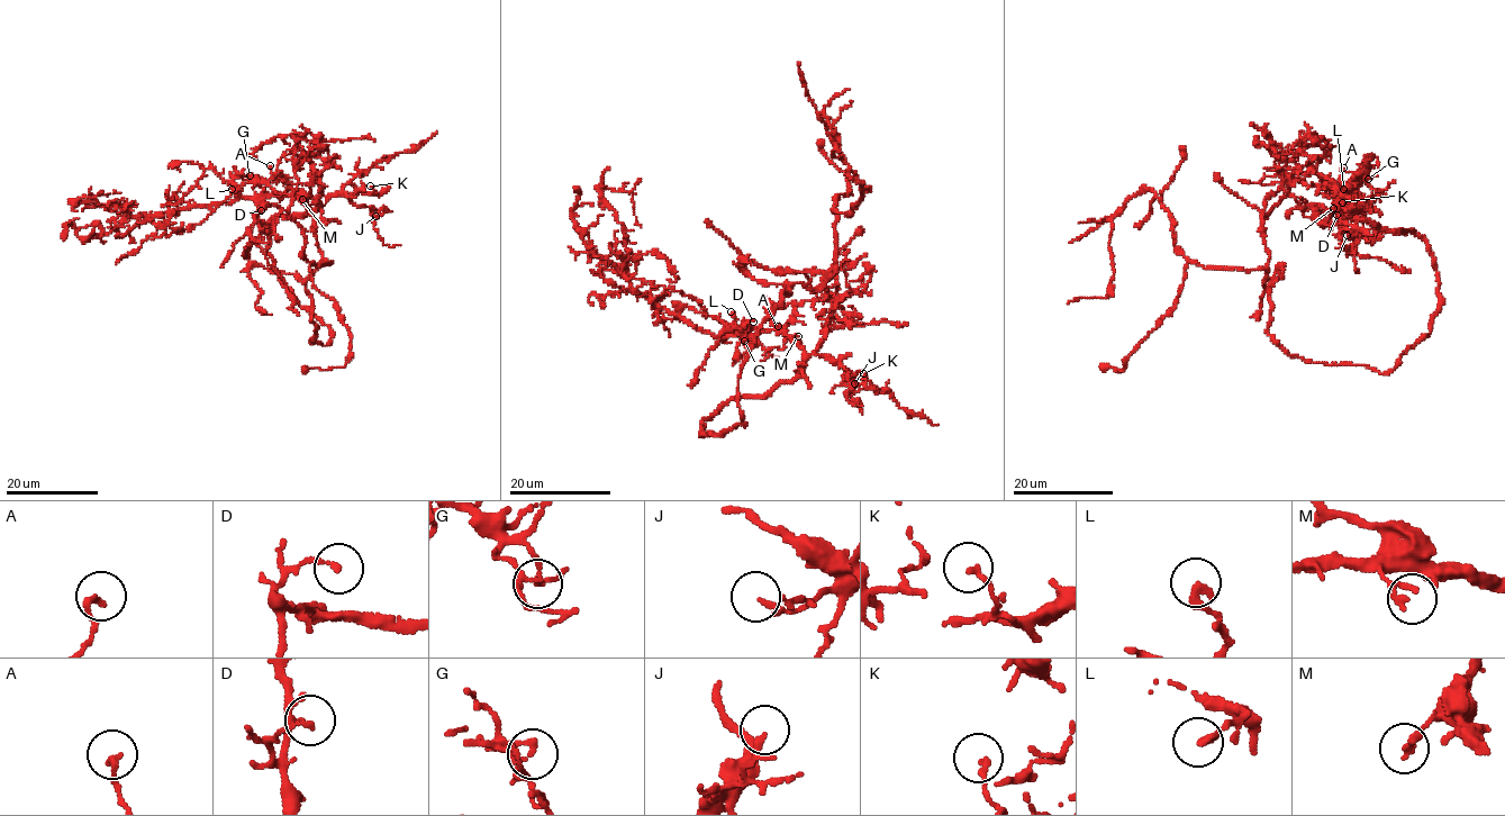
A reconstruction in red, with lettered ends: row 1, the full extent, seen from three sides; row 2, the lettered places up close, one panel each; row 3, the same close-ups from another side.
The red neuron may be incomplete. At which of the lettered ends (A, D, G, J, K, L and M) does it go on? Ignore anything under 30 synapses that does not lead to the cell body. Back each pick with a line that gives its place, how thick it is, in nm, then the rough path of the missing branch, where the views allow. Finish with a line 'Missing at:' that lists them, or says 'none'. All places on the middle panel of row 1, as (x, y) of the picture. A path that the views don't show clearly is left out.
L: Place: (731, 311). Thickness 280 nm. Course of what is missing: (731, 311), (724, 301), (710, 307), (694, 305), (689, 314), (687, 308)
Missing at: L

